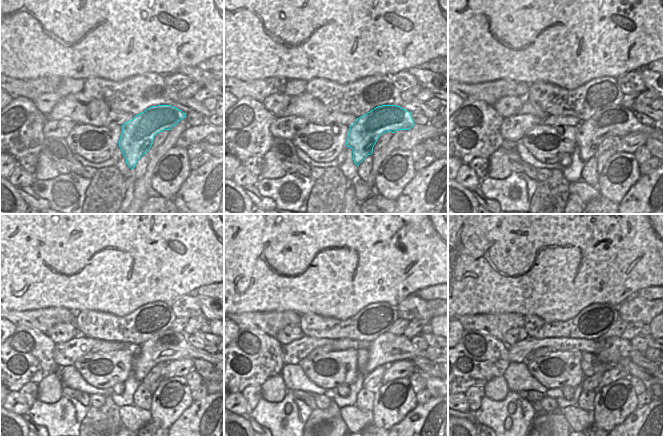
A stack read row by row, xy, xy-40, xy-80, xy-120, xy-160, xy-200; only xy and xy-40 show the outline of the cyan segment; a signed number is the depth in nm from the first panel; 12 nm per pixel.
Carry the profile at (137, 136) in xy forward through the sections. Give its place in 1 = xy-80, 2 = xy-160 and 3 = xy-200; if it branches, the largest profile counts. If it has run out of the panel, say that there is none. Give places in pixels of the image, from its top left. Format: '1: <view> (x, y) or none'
1: xy-80 (614, 121)
2: xy-160 (387, 348)
3: xy-200 (611, 350)

